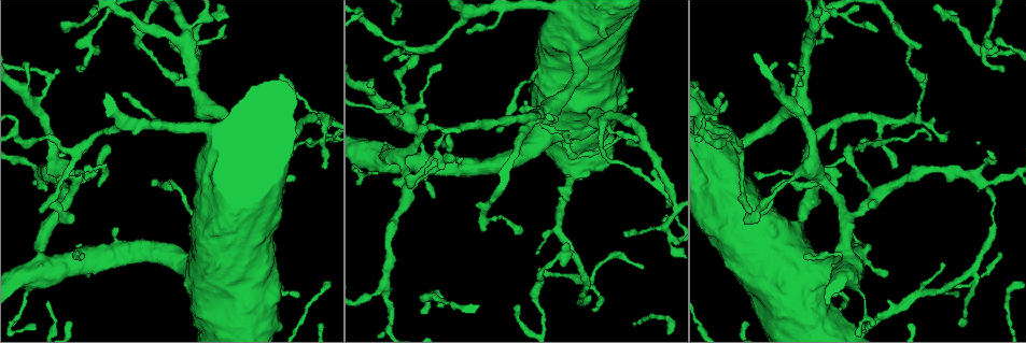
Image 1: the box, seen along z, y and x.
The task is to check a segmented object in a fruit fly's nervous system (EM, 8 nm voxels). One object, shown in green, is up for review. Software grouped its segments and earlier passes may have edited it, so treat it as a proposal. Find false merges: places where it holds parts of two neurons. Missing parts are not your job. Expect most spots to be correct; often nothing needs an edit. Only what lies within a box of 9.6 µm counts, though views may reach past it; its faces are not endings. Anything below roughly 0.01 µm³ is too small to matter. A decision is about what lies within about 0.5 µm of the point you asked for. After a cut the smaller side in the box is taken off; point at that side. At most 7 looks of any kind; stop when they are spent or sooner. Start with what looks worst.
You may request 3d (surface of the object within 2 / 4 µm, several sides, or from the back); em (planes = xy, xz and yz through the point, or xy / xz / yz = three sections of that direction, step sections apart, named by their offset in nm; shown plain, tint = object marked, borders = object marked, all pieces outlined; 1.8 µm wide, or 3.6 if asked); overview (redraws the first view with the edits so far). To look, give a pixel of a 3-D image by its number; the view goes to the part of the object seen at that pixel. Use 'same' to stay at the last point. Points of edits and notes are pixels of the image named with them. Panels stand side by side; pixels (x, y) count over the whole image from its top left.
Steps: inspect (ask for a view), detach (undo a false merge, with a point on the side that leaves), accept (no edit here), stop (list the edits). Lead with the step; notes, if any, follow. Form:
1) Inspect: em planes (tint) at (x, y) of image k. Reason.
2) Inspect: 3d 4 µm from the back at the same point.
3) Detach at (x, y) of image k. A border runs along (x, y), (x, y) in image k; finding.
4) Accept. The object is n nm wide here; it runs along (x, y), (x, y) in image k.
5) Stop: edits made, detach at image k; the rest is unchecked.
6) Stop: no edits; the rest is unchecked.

Inspect: em 3.6 µm planes (tint) at (800, 229) of image 1. Thick turns thin.

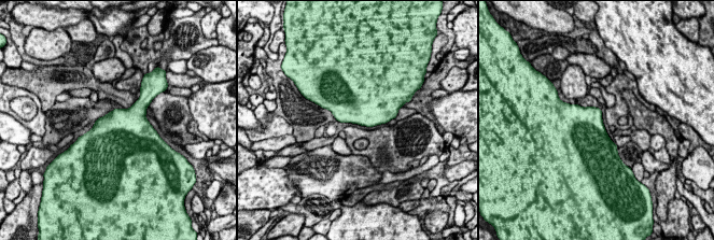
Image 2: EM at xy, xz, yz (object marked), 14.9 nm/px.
Accept. The object is 420 nm wide here; continuous, no second neuron.

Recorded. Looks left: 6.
Inspect: 3d 4 µm at (731, 153) of image 1. Touches itself.

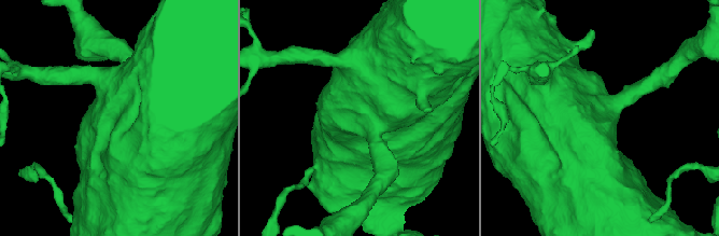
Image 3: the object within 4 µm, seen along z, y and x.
Inspect: em 3.6 µm planes (tint) at (596, 116) of image 3.

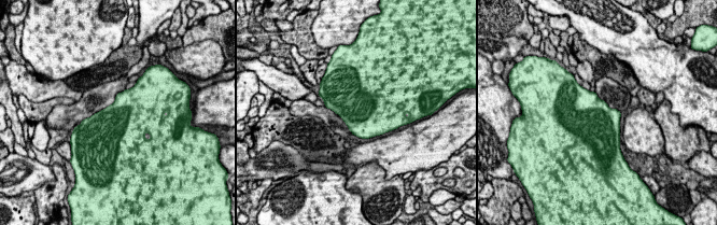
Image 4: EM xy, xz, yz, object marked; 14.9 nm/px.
Accept. One neuron here.

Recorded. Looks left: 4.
Inspect: 3d 2 µm at (85, 40) of image 1. Sharp bend.

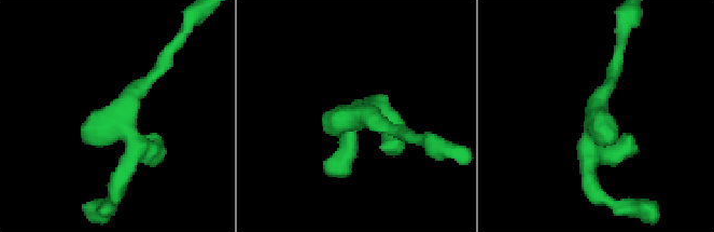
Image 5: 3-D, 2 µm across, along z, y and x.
Inspect: em planes (tint) at (597, 119) of image 5. Shape alone is not enough.

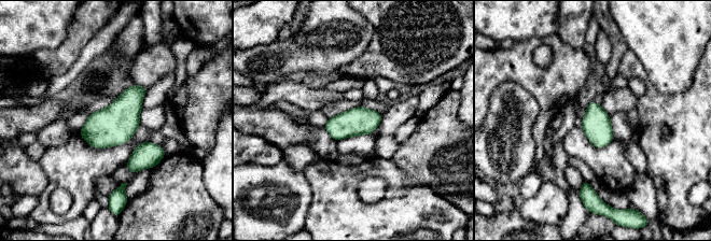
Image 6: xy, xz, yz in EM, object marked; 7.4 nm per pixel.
Accept. One neuron here.

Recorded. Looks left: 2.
Stop: no edits; the rest is unchecked.

